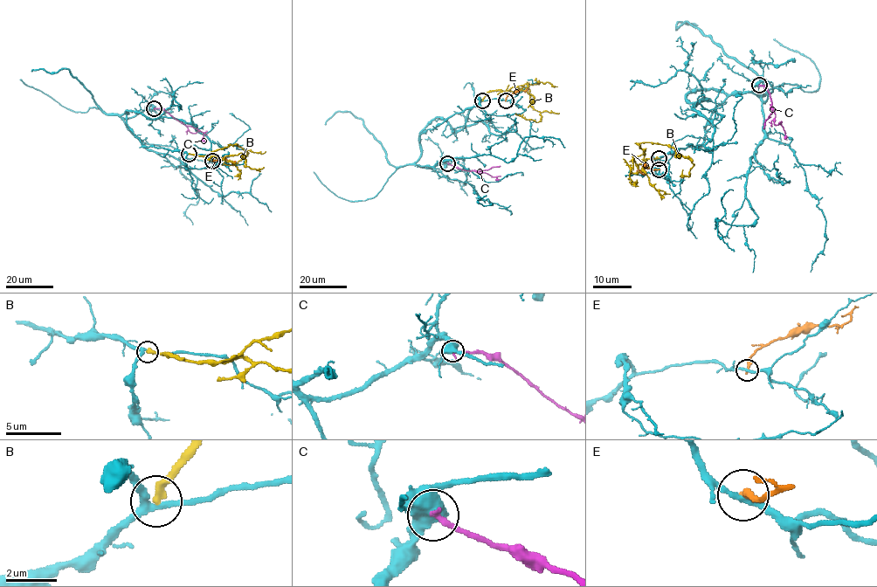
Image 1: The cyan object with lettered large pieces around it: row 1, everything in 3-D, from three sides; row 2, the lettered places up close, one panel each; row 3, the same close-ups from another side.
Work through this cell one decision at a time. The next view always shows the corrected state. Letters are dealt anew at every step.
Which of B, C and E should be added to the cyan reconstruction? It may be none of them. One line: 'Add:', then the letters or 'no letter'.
Add: C

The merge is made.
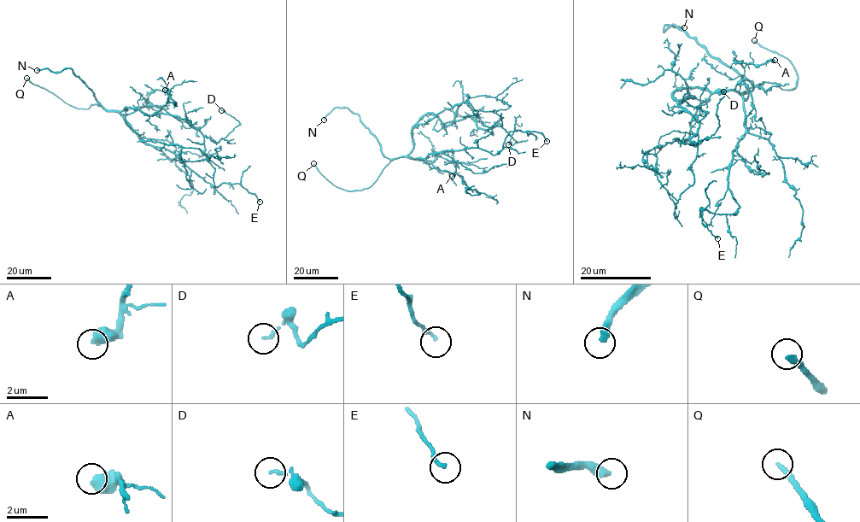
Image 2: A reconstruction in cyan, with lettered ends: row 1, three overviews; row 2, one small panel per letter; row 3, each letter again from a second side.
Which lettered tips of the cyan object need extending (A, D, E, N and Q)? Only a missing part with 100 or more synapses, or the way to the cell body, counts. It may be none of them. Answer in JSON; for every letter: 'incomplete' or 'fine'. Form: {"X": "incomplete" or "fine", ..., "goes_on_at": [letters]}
{"A": "fine", "D": "fine", "E": "fine", "N": "incomplete", "Q": "incomplete", "goes_on_at": ["N", "Q"]}

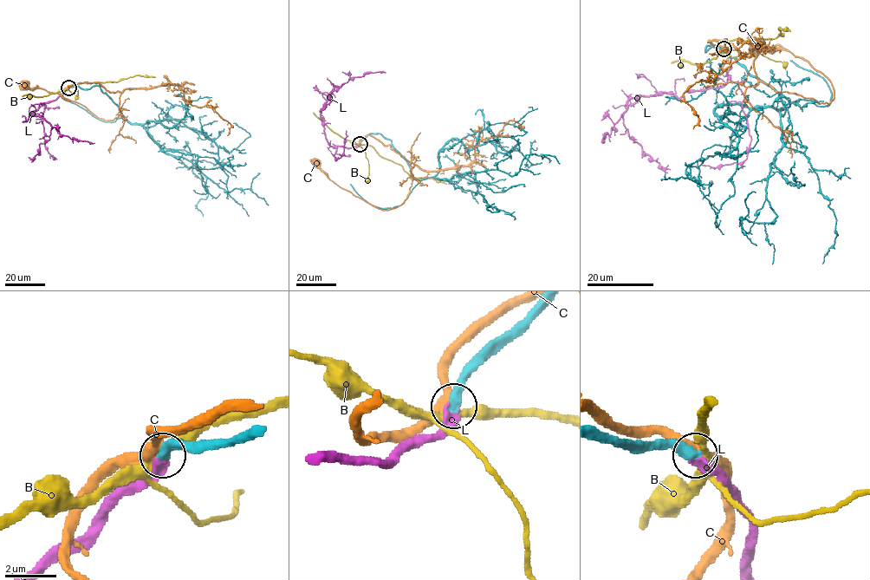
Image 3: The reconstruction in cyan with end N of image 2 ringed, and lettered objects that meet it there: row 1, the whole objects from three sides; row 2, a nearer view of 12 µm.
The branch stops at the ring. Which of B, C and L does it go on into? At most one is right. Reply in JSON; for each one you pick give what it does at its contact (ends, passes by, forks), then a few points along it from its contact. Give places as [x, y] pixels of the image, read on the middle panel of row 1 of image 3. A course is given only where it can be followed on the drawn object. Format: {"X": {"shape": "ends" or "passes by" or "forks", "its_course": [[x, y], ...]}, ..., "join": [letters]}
{"L": {"shape": "ends", "its_course": [[360, 143], [354, 148], [332, 146], [320, 118], [327, 95], [343, 84], [330, 93], [330, 101], [320, 111]]}, "join": ["L"]}

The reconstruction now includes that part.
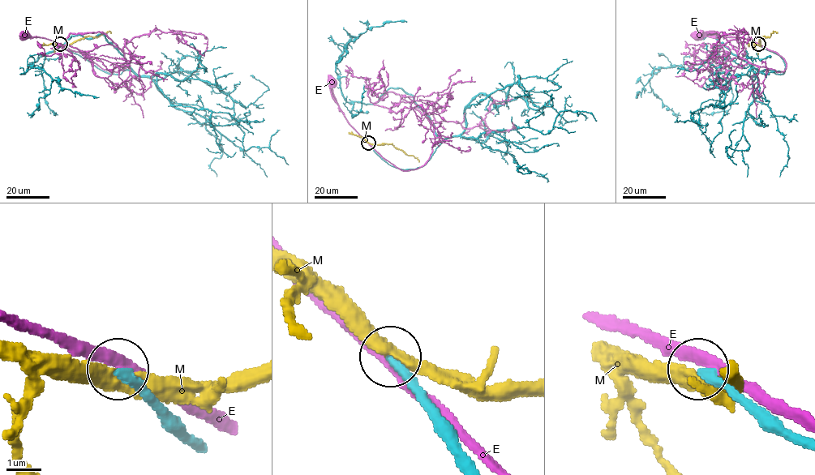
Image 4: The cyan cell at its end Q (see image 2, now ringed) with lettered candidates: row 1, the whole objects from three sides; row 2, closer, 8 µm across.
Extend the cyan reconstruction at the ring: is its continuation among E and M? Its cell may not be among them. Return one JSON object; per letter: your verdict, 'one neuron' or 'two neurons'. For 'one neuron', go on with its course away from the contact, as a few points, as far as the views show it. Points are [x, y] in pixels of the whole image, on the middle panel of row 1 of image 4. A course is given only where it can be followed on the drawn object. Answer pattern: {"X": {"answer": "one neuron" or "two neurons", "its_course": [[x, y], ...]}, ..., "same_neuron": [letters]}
{"E": {"answer": "two neurons"}, "M": {"answer": "two neurons"}, "same_neuron": []}

